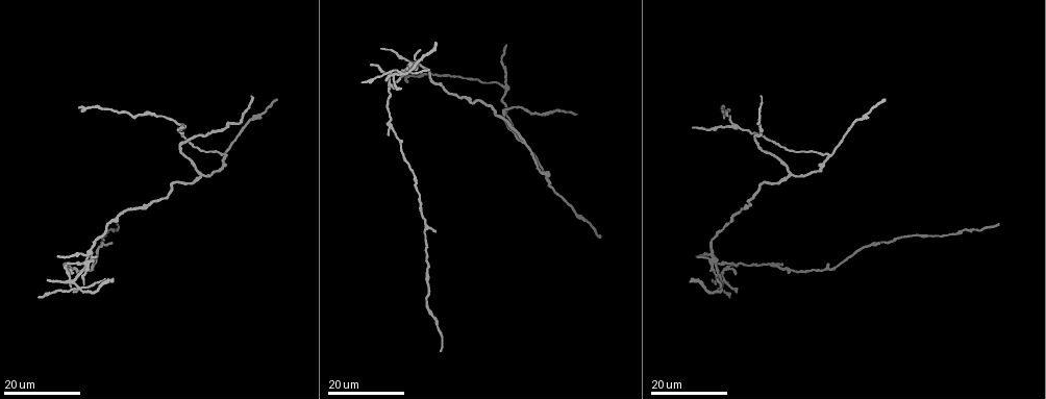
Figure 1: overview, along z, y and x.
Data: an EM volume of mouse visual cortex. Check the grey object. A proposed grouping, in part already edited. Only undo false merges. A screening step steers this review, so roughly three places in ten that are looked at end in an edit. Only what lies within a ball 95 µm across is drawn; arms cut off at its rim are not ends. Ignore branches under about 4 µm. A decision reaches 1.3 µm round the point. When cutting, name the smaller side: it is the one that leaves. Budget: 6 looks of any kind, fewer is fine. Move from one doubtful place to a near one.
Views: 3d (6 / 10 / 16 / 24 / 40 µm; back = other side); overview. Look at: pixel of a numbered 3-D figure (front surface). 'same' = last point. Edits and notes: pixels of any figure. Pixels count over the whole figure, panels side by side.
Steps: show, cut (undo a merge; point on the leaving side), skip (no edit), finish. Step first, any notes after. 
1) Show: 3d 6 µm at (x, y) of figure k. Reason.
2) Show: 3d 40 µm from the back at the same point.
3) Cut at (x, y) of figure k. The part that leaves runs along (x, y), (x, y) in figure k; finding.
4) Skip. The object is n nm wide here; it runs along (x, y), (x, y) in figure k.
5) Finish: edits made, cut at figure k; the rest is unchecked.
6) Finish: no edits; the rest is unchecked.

Show: 3d 24 µm at (462, 97) of figure 1. Calibre changes.

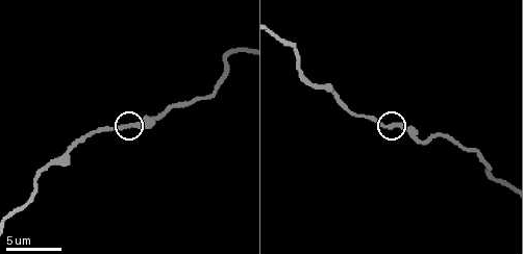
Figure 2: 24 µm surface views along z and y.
Show: 3d 10 µm at (128, 123) of figure 2.

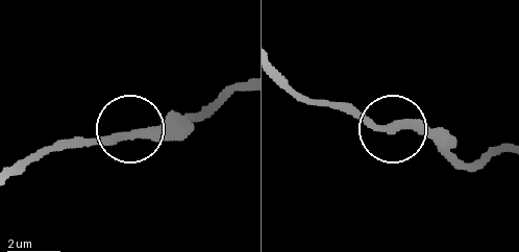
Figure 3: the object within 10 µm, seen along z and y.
Skip. The object is 310 nm wide here; it runs along (28, 162), (59, 145), (100, 145), (127, 131), (192, 131) in figure 3; continuous, no second neuron.

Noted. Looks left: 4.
Show: 3d 16 µm at (525, 145) of figure 1. Branch point.

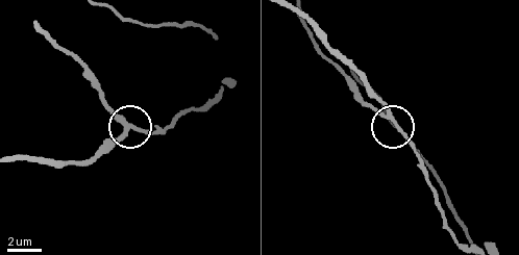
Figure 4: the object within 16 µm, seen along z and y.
Show: 3d 10 µm at (385, 118) of figure 4.

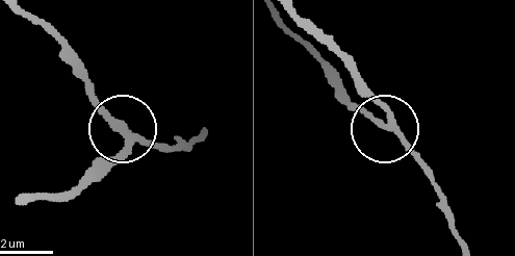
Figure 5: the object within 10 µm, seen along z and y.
Skip. The side arm is 42 µm long; it runs along (34, 193), (68, 190), (122, 146), (124, 132), (77, 74) in figure 5; continuous, no second neuron.

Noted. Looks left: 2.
Show: 3d 24 µm at (542, 114) of figure 1.

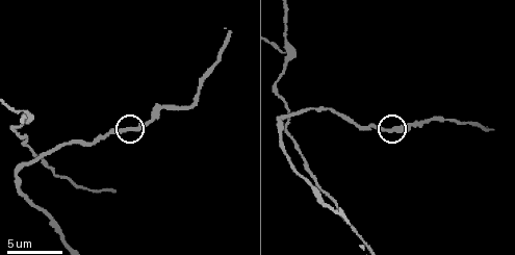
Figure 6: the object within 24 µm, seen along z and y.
Show: 3d 6 µm at (124, 131) of figure 6. Closer look.

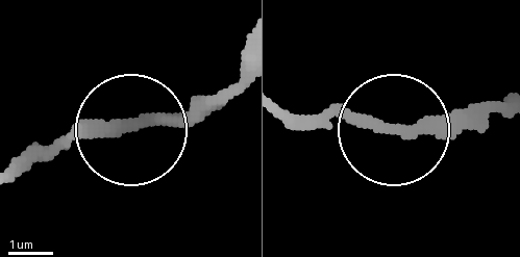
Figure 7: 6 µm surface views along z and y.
Skip. It runs along (26, 159), (93, 133), (194, 122), (224, 103) in figure 7; one neuron here.

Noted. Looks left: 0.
Finish: no edits; the rest is unchecked.

